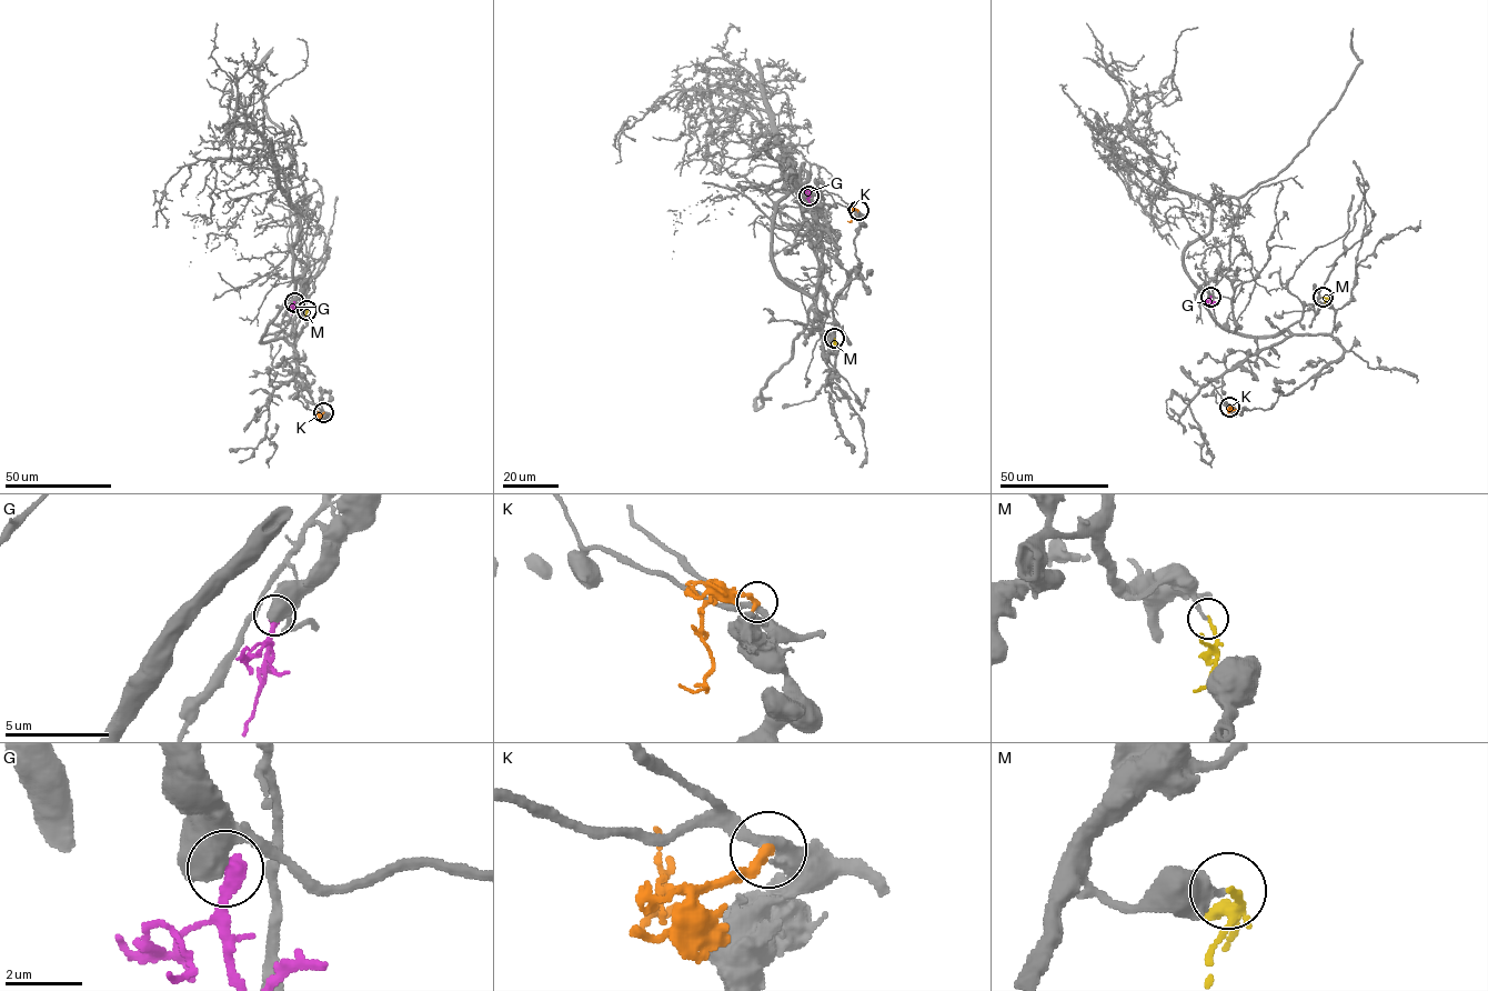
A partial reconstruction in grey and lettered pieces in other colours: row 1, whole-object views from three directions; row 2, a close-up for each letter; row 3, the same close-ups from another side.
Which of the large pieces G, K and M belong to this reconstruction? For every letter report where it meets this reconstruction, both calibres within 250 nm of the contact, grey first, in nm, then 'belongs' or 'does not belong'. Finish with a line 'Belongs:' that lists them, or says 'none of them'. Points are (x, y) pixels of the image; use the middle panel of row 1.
G: contact (808, 196); calibres 700 and 480 nm; does not belong
K: contact (858, 210); calibres 240 and 280 nm; does not belong
M: contact (834, 338); calibres 160 and 140 nm; does not belong
Belongs: none of them

